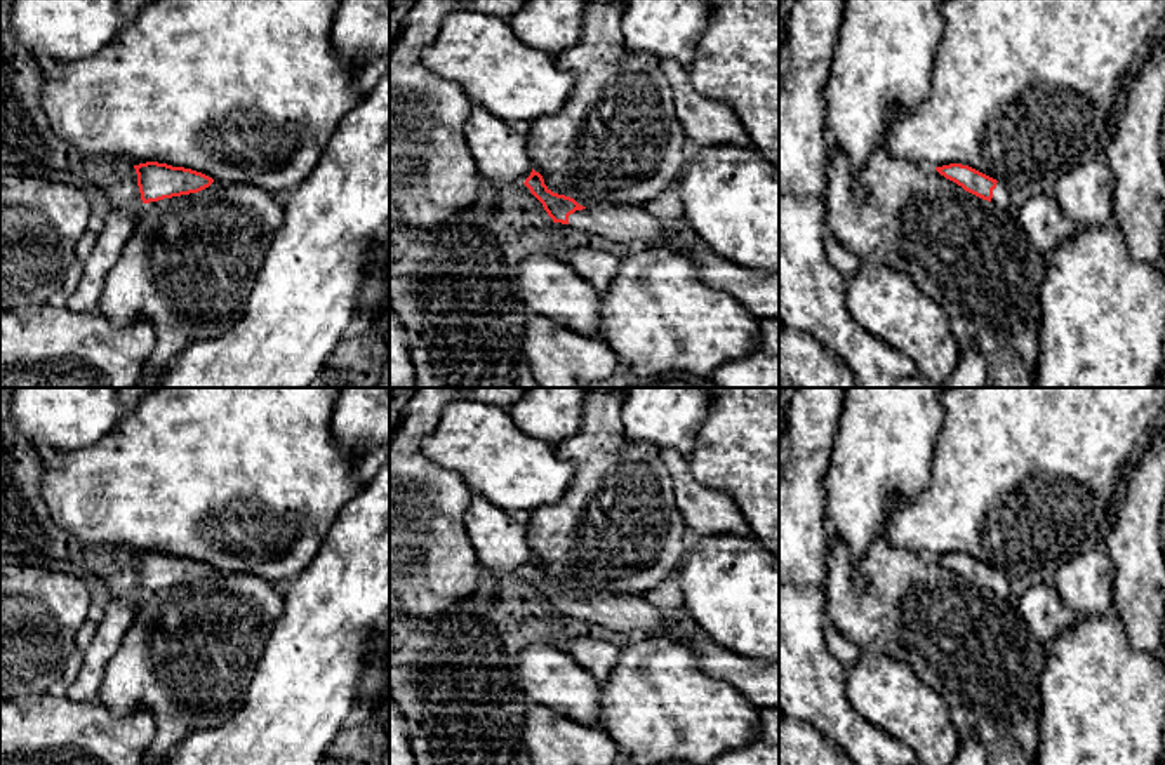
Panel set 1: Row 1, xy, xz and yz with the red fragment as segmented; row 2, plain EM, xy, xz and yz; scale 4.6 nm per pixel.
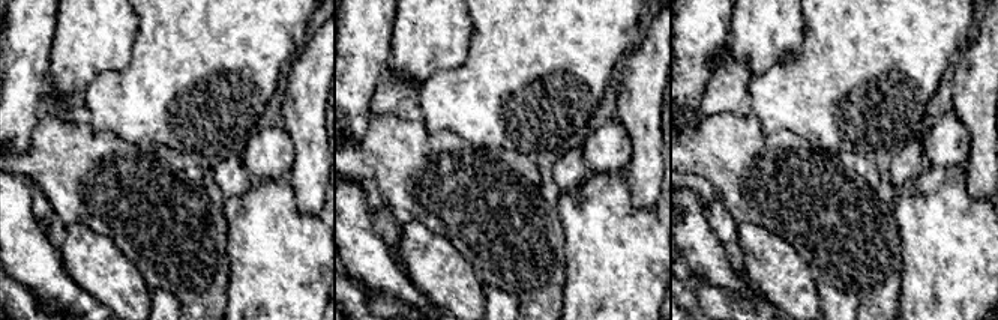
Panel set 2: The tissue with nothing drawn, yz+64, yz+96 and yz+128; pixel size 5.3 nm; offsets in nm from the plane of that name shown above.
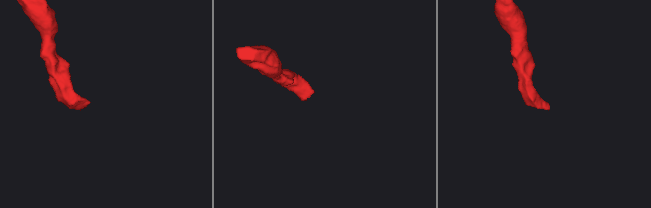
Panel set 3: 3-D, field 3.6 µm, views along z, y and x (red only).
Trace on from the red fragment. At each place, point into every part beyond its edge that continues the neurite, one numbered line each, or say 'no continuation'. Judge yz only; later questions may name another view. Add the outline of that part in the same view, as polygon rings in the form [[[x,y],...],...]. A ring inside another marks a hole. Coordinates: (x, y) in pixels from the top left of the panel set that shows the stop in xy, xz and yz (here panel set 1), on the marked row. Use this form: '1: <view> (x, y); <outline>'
1: yz (1000, 193); [[[1000,181],[996,183],[996,188],[993,190],[991,202],[995,205],[998,205],[1000,209],[1007,209],[1009,207],[1010,196],[1009,196],[1007,184],[1003,184]]]

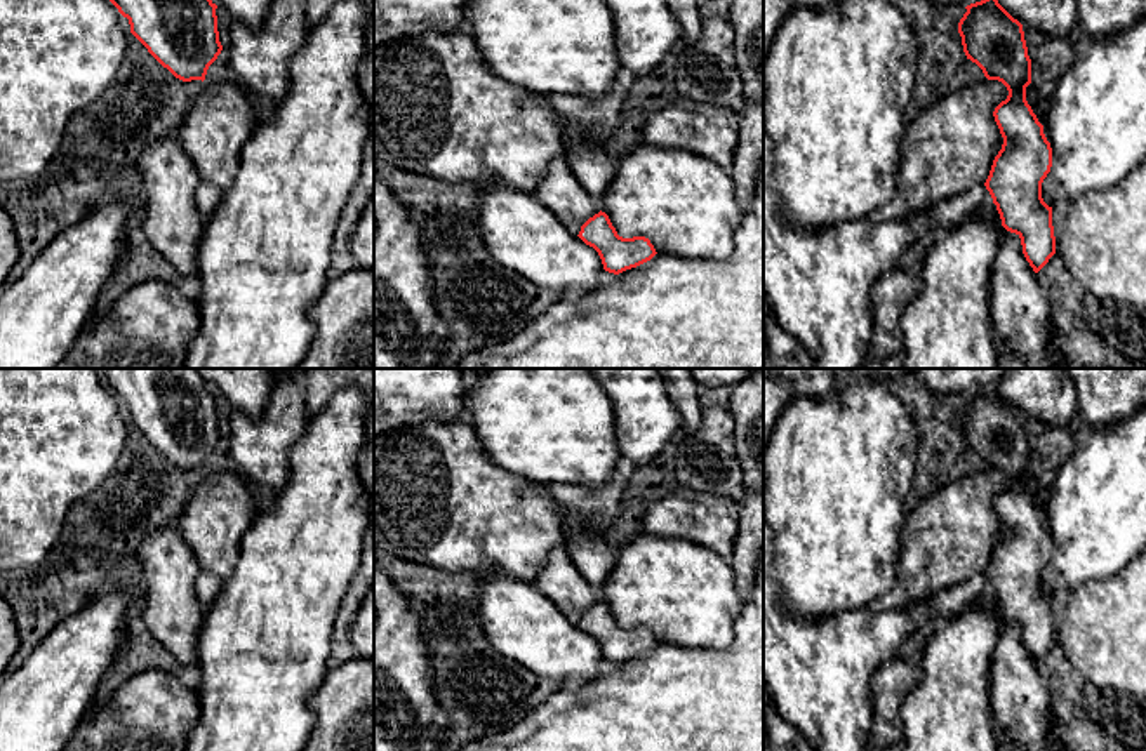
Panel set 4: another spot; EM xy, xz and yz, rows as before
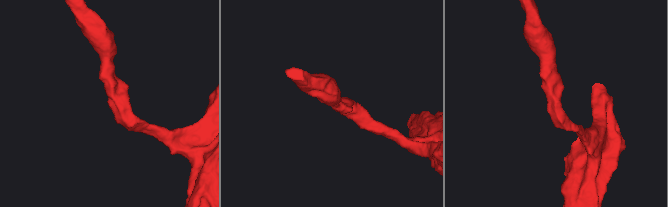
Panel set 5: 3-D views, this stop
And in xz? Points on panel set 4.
no continuation

